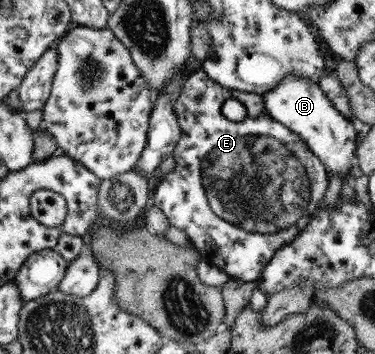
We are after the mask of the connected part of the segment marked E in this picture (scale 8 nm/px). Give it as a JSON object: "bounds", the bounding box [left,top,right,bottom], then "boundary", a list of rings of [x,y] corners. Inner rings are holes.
{"bounds":[153,68,330,282],"boundary":[[[202,68],[189,74],[180,92],[174,104],[175,114],[177,114],[181,130],[181,137],[179,137],[177,146],[172,152],[175,159],[175,169],[166,176],[163,176],[159,185],[155,188],[155,195],[153,196],[154,205],[169,219],[171,225],[185,232],[188,240],[193,244],[193,248],[200,254],[200,260],[207,262],[211,266],[221,268],[231,279],[243,280],[243,282],[255,282],[261,276],[261,272],[267,266],[267,262],[271,260],[271,256],[275,256],[275,252],[281,246],[287,246],[295,236],[303,232],[303,229],[308,224],[307,218],[318,210],[319,203],[325,197],[330,181],[329,174],[326,172],[323,162],[315,156],[315,153],[311,152],[311,149],[308,148],[303,139],[271,117],[265,108],[262,95],[225,88],[217,84],[217,82],[212,81]],[[227,99],[239,100],[247,108],[245,119],[231,122],[231,120],[223,116],[223,111],[221,110]]]}

